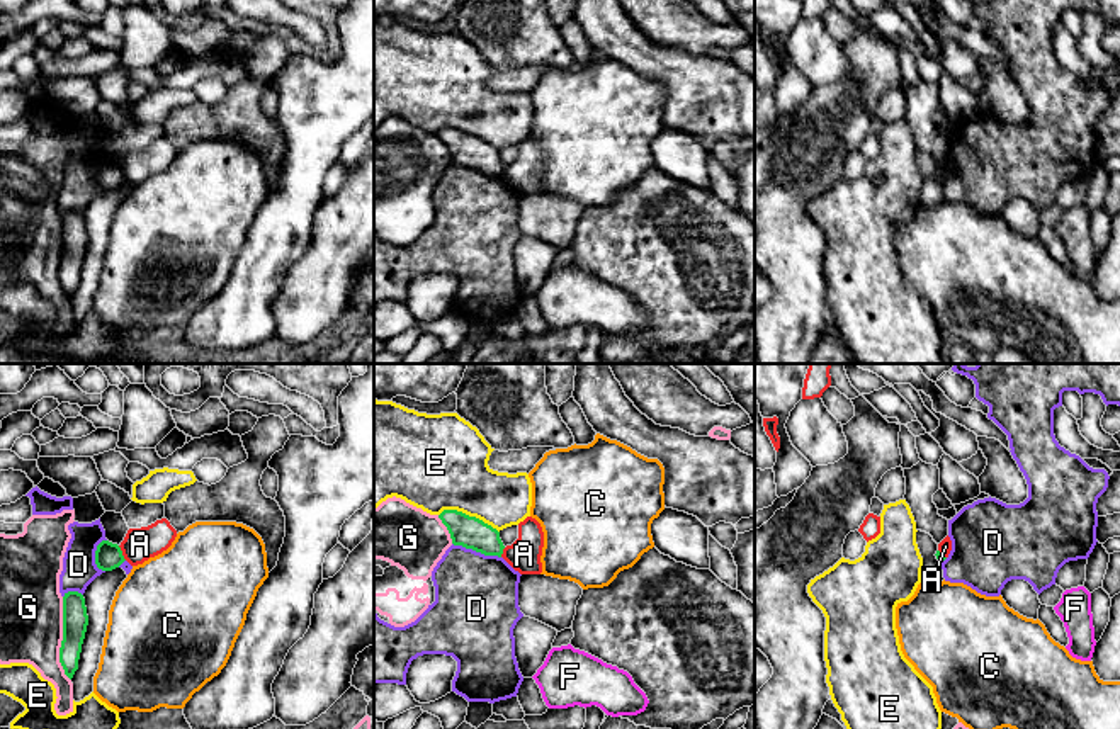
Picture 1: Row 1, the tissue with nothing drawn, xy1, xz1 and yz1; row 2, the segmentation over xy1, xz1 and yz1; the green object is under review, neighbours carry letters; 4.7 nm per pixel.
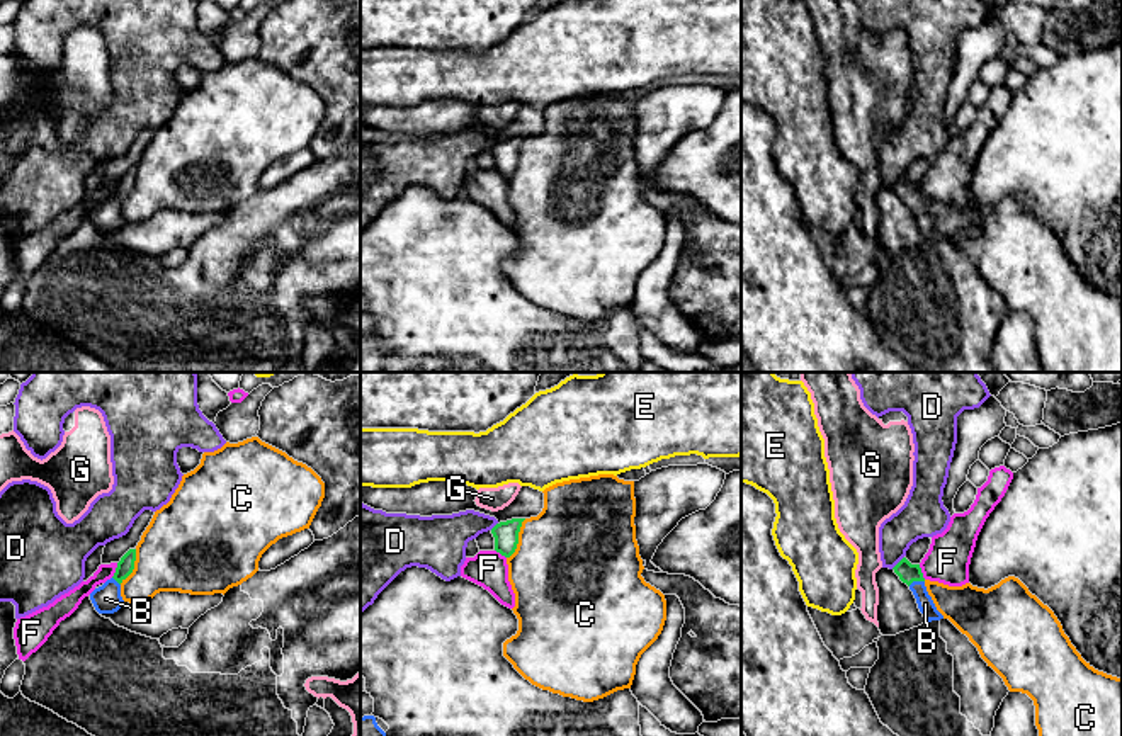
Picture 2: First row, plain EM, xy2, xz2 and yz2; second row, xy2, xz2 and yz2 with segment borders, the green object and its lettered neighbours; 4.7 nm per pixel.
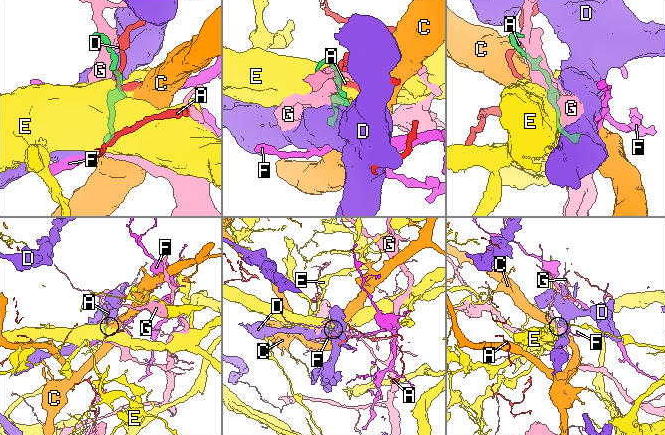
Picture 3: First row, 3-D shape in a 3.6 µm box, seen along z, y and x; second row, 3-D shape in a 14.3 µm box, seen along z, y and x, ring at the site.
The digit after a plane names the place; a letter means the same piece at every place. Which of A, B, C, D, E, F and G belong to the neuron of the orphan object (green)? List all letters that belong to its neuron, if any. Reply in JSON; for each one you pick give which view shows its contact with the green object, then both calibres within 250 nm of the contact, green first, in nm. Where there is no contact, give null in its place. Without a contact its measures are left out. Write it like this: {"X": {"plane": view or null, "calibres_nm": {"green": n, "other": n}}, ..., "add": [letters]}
{"B": {"plane": "yz2", "calibres_nm": {"green": 90, "other": 80}}, "add": ["B"]}

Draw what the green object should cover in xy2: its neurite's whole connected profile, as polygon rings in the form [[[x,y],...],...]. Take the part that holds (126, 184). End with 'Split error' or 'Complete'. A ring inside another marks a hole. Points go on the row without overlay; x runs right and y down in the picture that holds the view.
[[[129,168],[117,182],[116,192],[102,206],[90,212],[90,219],[99,233],[114,233],[122,224],[121,202],[133,192],[136,168]]]. Split error

